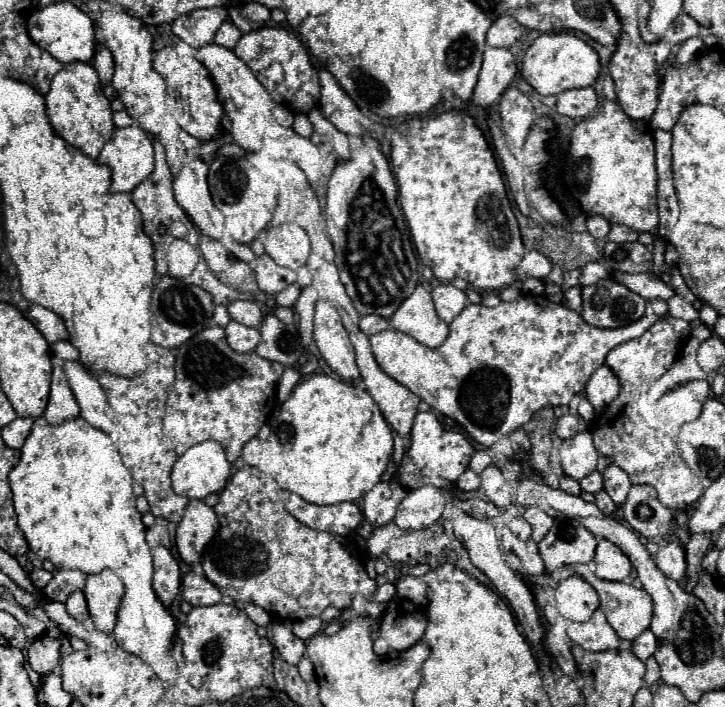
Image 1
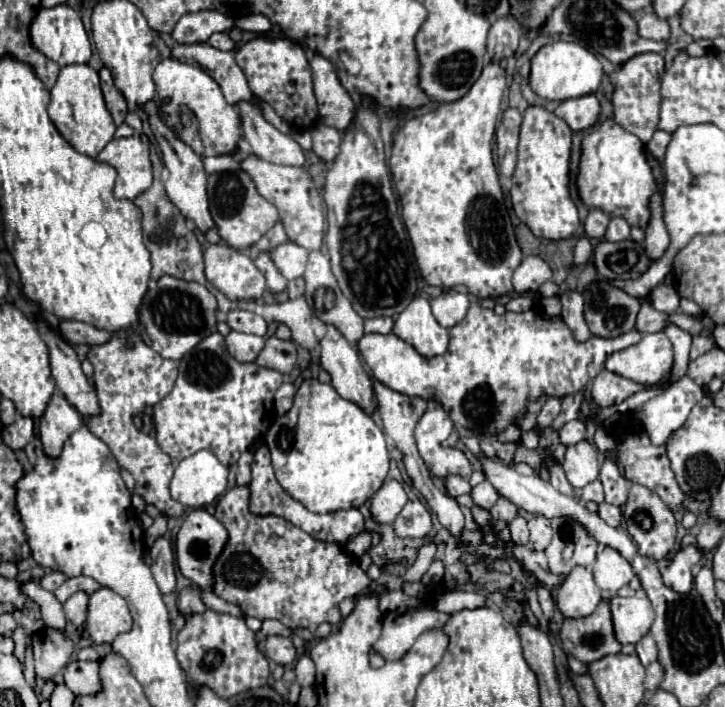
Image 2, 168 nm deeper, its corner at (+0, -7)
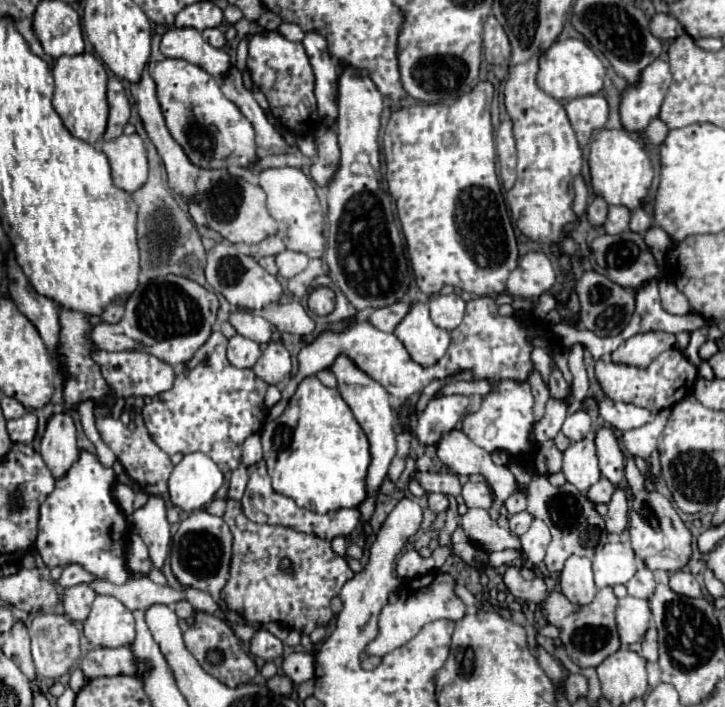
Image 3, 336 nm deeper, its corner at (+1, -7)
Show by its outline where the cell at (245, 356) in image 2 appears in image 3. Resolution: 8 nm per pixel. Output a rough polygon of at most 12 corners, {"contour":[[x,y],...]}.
{"contour":[[233,335],[227,359],[235,367],[253,367],[261,347]]}

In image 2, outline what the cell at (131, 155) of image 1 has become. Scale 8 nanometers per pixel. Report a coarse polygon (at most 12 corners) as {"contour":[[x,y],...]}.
{"contour":[[112,139],[98,153],[118,171],[116,199],[136,199],[152,185],[148,145]]}

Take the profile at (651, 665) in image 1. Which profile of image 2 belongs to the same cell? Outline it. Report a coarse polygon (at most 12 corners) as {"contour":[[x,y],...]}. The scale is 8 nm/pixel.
{"contour":[[658,663],[646,667],[646,689],[656,691],[664,677]]}

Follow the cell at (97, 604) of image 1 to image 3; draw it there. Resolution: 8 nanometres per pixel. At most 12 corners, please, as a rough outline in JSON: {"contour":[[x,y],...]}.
{"contour":[[97,595],[85,619],[95,647],[135,639],[133,613],[111,595]]}

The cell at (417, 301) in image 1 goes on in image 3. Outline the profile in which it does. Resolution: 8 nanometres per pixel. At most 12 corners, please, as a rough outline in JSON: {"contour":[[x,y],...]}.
{"contour":[[413,301],[395,327],[411,359],[437,363],[449,331],[437,327],[429,307]]}

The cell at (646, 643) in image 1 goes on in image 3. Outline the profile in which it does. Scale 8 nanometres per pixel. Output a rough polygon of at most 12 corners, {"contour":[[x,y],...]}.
{"contour":[[651,625],[641,657],[657,661],[657,631]]}

